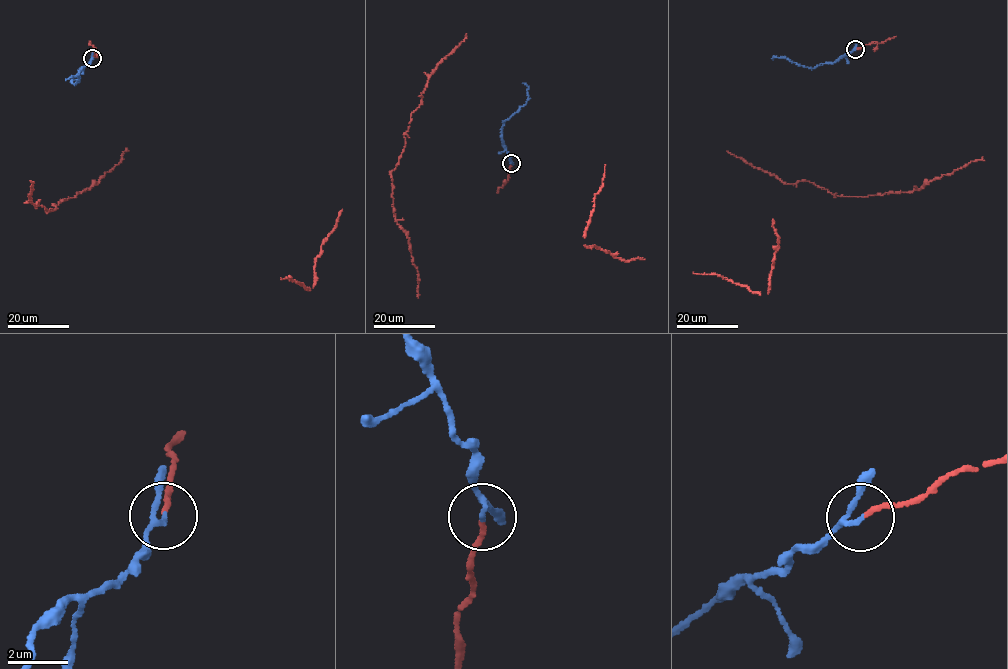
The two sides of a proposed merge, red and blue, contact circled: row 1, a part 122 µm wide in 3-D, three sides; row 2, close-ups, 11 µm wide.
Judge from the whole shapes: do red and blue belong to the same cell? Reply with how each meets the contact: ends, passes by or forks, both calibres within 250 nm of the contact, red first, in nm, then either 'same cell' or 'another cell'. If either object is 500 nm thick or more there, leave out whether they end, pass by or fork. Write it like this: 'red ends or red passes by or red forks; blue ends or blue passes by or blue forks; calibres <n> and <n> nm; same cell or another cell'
red ends; blue passes by; calibres 140 and 130 nm; same cell

